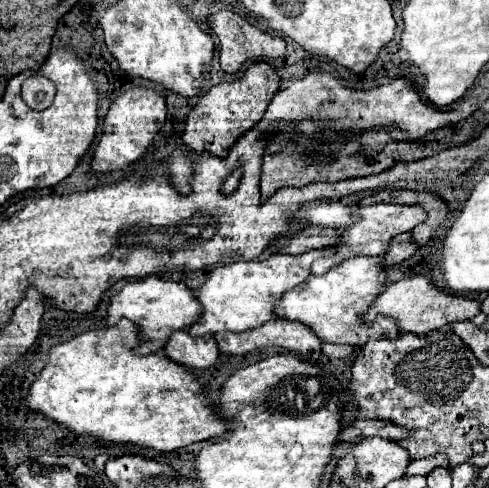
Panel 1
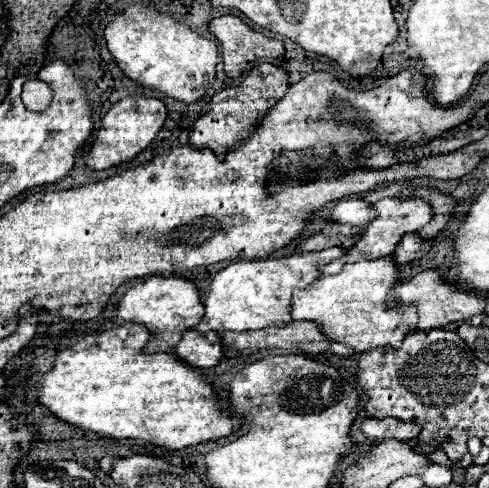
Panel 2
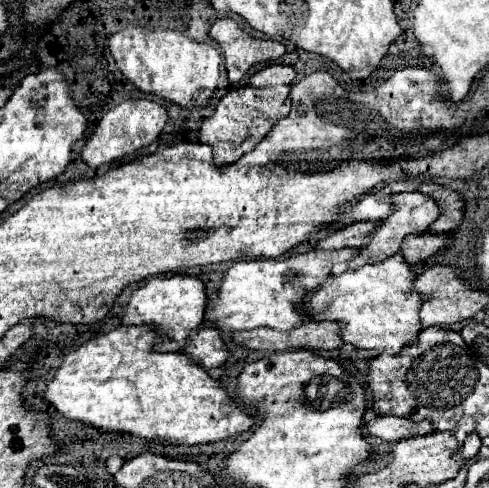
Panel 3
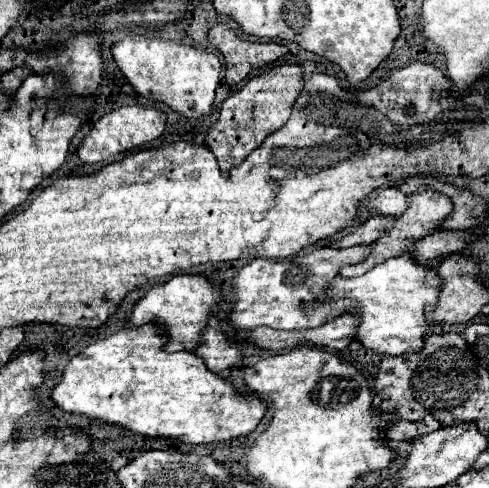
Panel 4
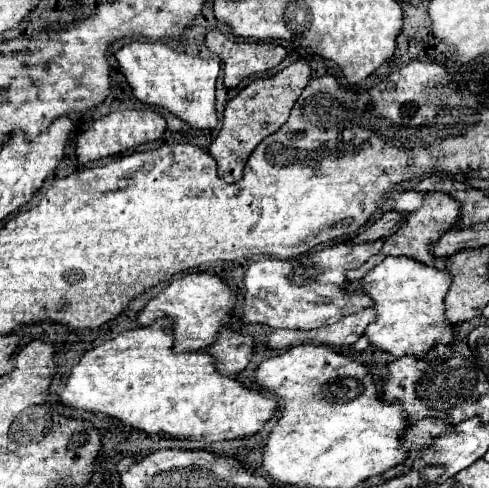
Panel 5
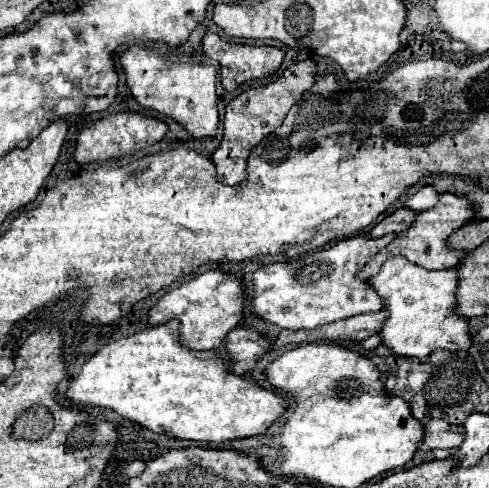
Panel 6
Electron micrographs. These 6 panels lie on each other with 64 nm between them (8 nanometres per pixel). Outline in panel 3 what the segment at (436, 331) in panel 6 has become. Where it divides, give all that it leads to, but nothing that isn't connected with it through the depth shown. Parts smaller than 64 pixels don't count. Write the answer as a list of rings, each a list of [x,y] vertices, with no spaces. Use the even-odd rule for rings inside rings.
[[[394,254],[378,264],[364,264],[358,270],[346,270],[340,276],[328,276],[322,286],[316,290],[304,294],[300,302],[300,314],[306,312],[312,320],[332,320],[340,324],[340,338],[342,342],[348,342],[356,348],[364,350],[388,350],[390,354],[398,354],[402,350],[402,344],[414,342],[420,334],[420,296],[410,294],[412,280],[416,274],[412,272],[410,264],[404,262],[402,254]]]

